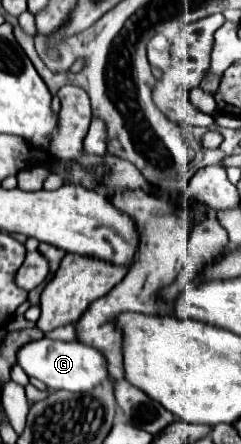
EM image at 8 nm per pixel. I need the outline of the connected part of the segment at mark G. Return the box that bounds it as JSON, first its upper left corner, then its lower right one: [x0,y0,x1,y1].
[18,337,110,393]

